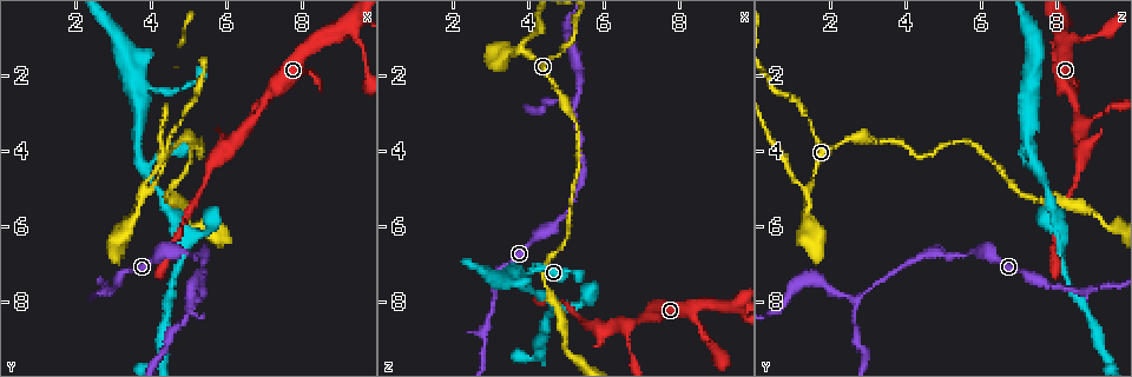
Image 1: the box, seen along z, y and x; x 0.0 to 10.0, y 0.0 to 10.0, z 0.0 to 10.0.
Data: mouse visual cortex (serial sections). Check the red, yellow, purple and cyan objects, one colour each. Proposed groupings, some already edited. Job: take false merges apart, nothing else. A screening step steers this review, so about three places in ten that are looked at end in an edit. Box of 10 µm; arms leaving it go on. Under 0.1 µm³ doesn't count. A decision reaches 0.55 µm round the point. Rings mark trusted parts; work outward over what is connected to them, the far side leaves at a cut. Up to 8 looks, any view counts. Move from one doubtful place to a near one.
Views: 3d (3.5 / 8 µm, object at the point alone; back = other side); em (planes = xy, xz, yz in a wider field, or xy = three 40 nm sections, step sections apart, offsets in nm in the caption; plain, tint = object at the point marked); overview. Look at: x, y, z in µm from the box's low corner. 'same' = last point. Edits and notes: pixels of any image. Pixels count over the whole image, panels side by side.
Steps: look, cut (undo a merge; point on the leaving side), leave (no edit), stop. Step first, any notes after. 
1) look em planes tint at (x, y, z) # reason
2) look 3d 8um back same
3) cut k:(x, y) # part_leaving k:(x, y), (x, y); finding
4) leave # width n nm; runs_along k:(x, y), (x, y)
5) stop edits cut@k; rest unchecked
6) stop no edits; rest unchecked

look 3d 8um at (4.10, 4.95, 7.70)

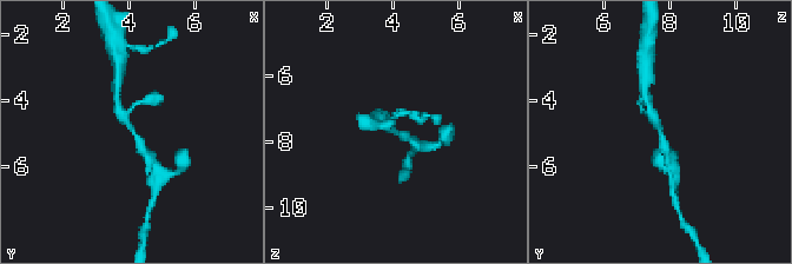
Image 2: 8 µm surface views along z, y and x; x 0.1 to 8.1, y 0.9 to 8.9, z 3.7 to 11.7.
look 3d 3.5um same # closer look

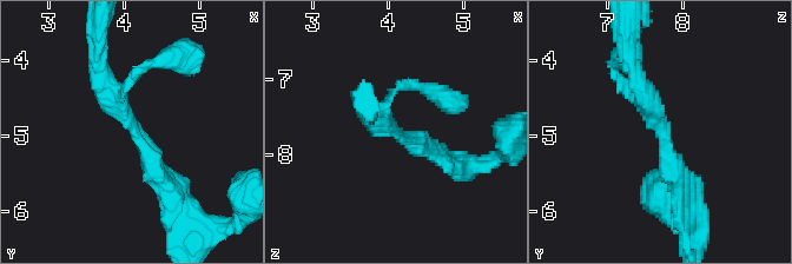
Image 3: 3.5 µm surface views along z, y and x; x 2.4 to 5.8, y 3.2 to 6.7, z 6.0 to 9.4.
look em xy step 2 tint at (4.15, 5.00, 7.75) # arm_widths 200, 250 nm; shape alone is not enough

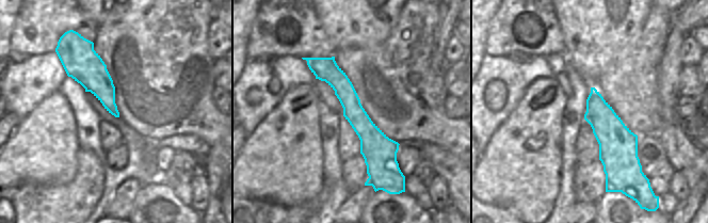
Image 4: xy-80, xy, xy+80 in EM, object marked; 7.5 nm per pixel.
leave # runs_along 3:(620, 83), (651, 107), (690, 198); continuous, no second cell

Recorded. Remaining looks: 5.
look 3d 8um at (5.25, 7.90, 2.90) # arms part here

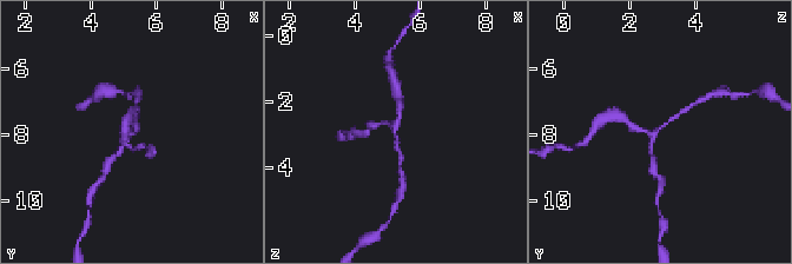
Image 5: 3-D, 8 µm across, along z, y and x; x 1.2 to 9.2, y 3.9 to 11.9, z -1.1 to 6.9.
look 3d 3.5um same # zoom in

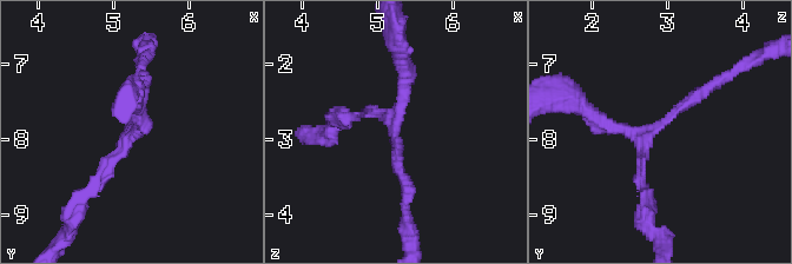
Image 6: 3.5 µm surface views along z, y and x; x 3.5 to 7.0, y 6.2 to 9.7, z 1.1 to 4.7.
leave # arm_widths 150, 150, 200 nm; runs_along 6:(714, 84), (647, 131), (585, 110); one cell here

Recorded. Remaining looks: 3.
look 3d 8um at (4.00, 5.00, 1.35) # branch point

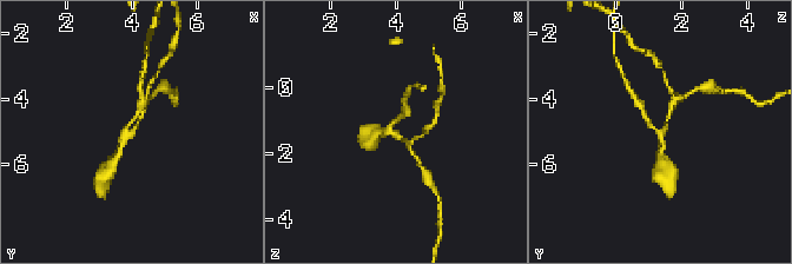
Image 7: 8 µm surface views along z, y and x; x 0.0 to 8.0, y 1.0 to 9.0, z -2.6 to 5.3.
look em planes tint same # arms 3; arm_widths 150, 150, 150 nm

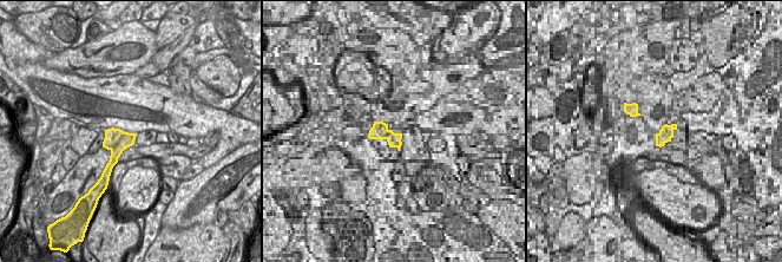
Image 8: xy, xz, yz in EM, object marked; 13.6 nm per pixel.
cut 7:(404, 112) # part_leaving 7:(391, 126), (407, 113), (403, 100); a second cell is stuck on

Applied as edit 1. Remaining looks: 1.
stop edits cut@7; rest unchecked

